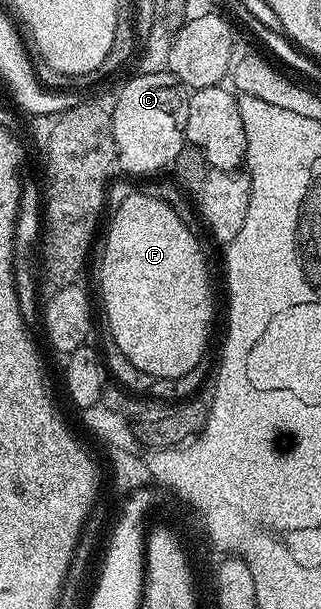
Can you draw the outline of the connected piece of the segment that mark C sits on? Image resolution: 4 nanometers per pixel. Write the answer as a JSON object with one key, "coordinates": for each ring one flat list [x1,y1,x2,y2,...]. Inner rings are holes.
{"coordinates":[[164,72,162,74,144,74,144,73,134,73,134,78,129,78,121,86,121,91,117,94,117,99,114,100,113,106,111,105,111,117,113,119,113,139,115,140,115,148,117,149,117,164,122,171,126,170,129,174,149,174,145,176,153,176,156,170,161,170,164,168,172,167,173,161,179,155,180,149,183,148,186,144,185,141,185,132,182,126,182,123,179,121,178,115,177,118,173,113,178,113,179,102,177,106,177,94,173,89,178,89,179,83,172,74,169,72]]}

